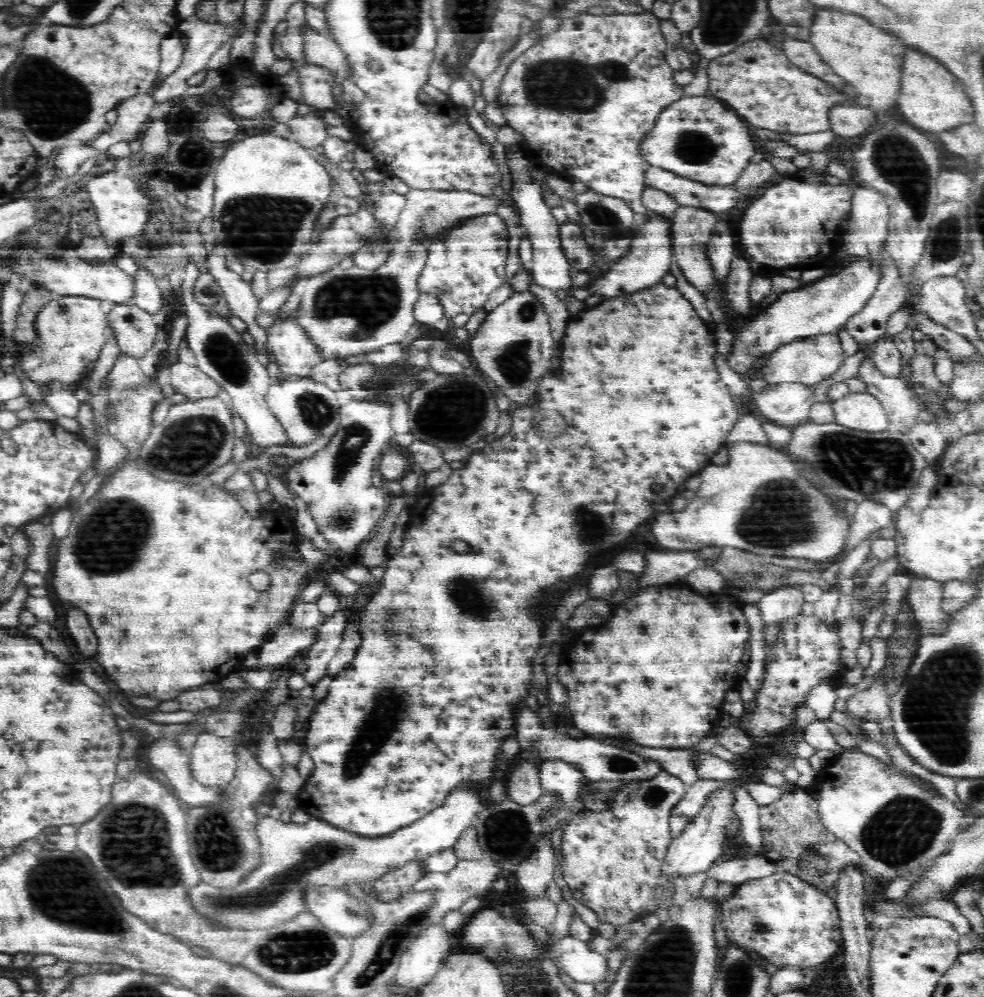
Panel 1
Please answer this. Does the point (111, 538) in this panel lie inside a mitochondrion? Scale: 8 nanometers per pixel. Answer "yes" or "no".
yes

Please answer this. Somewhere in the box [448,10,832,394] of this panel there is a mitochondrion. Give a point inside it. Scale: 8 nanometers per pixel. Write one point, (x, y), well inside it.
(561, 85)

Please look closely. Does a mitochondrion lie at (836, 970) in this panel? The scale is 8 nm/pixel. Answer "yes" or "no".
no

